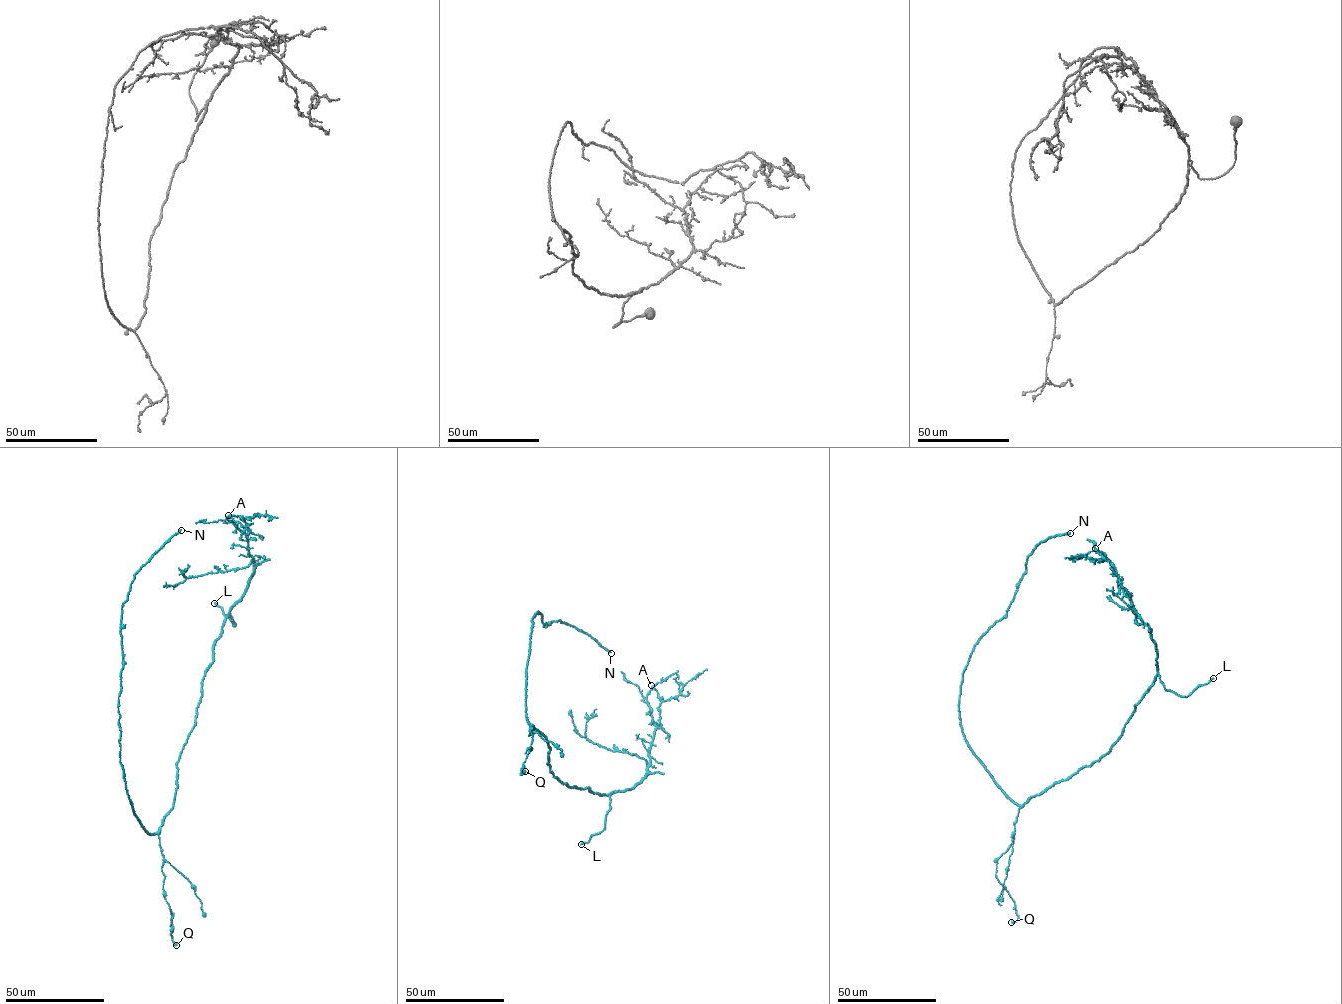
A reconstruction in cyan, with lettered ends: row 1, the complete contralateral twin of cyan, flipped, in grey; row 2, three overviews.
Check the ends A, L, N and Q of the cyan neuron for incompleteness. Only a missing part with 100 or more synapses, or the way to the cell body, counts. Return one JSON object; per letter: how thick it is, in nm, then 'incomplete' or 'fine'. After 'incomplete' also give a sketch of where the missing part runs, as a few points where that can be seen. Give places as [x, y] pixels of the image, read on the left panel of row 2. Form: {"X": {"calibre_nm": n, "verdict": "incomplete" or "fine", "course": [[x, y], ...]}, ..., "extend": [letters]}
{"A": {"calibre_nm": 280, "verdict": "fine"}, "L": {"calibre_nm": 320, "verdict": "incomplete", "course": [[214, 603], [207, 581], [207, 573]]}, "N": {"calibre_nm": 340, "verdict": "fine"}, "Q": {"calibre_nm": 600, "verdict": "fine"}, "extend": ["L"]}

